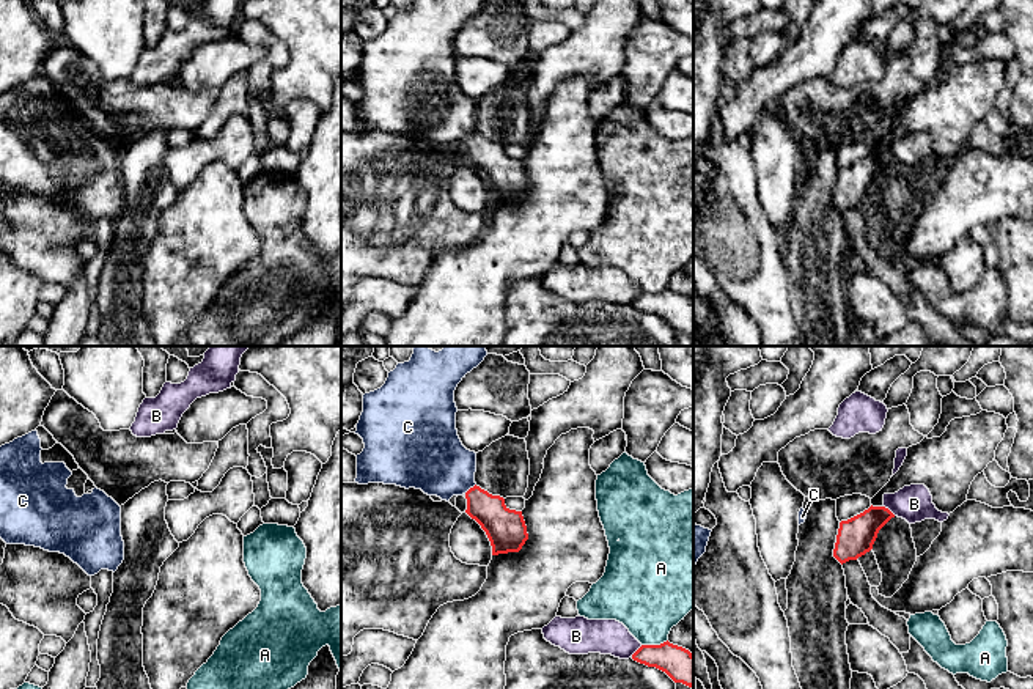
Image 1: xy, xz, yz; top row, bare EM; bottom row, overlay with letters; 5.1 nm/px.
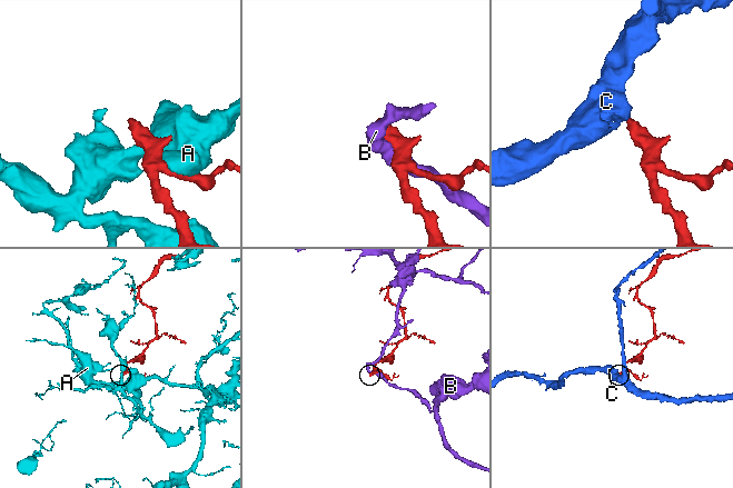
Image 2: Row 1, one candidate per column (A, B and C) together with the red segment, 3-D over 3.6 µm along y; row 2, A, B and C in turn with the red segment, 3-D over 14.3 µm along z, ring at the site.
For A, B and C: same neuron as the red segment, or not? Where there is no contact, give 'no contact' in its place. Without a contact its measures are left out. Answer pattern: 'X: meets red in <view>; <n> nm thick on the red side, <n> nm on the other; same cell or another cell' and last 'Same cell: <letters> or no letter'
A: meets red in xz; 160 nm thick on the red side, 380 nm on the other; another cell
B: meets red in yz; 190 nm thick on the red side, 190 nm on the other; another cell
C: meets red in xz; 190 nm thick on the red side, 340 nm on the other; same cell
Same cell: C

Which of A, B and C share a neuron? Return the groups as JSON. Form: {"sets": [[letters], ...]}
{"sets": [["A"], ["B"], ["C"]]}

